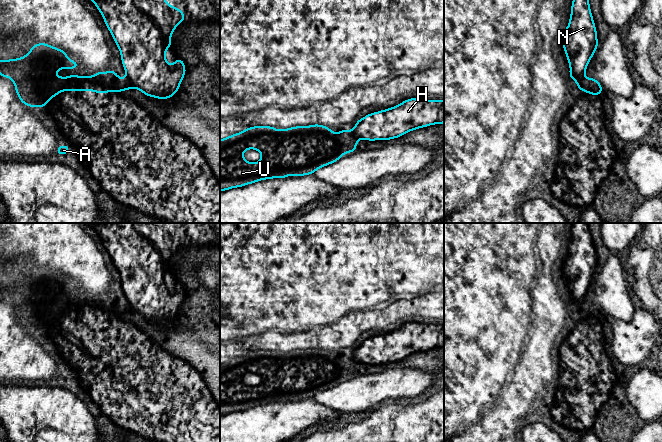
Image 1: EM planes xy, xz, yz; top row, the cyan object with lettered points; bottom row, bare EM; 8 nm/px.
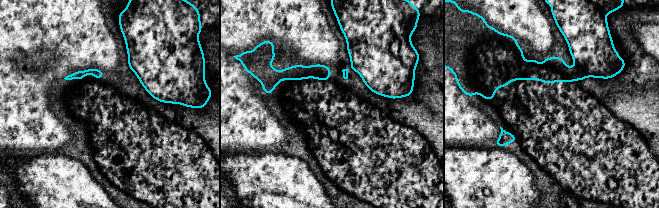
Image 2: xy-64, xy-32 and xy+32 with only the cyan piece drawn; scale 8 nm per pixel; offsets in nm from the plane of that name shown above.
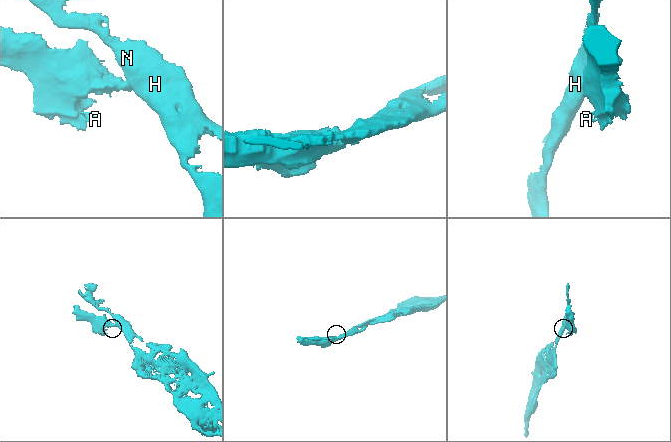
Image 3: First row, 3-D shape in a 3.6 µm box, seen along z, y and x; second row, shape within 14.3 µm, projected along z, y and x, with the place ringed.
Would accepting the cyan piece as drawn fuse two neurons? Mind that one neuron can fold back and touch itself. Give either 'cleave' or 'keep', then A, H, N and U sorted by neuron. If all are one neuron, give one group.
cleave | A U / H N

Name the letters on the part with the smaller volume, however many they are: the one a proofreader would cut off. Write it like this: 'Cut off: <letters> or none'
Cut off: A, U

